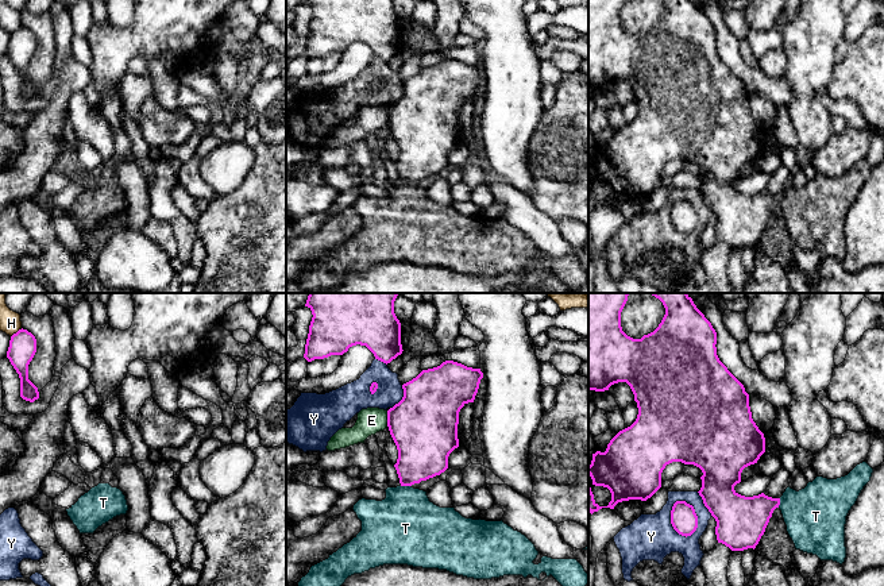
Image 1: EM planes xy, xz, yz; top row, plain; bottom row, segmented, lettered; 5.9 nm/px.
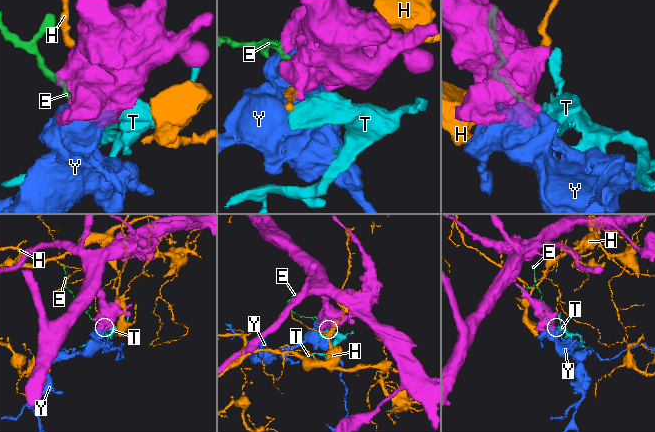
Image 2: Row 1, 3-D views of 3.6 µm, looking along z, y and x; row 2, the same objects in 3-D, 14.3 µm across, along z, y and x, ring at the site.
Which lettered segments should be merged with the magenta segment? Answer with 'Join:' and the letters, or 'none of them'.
Join: none of them

